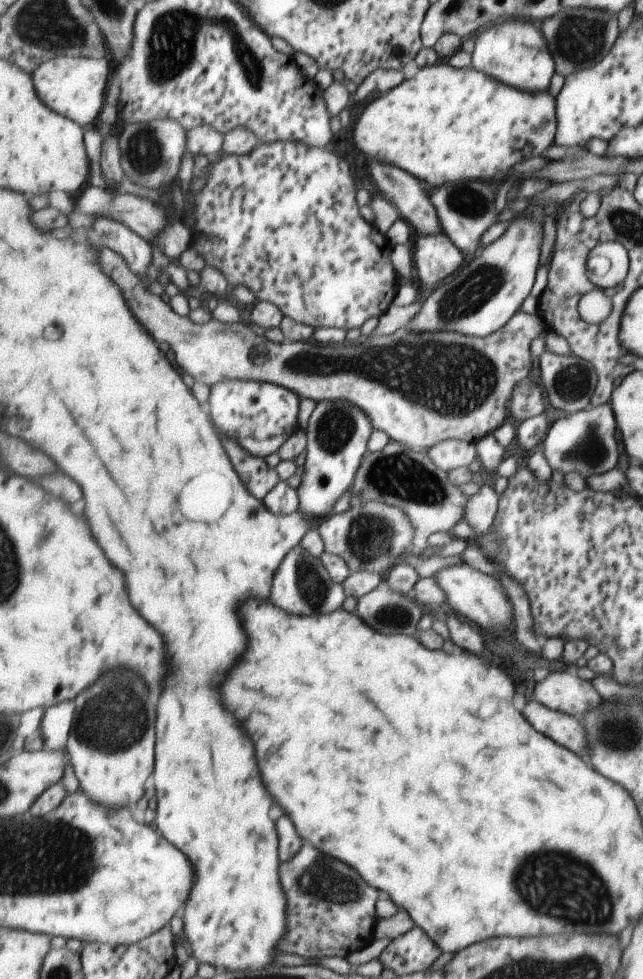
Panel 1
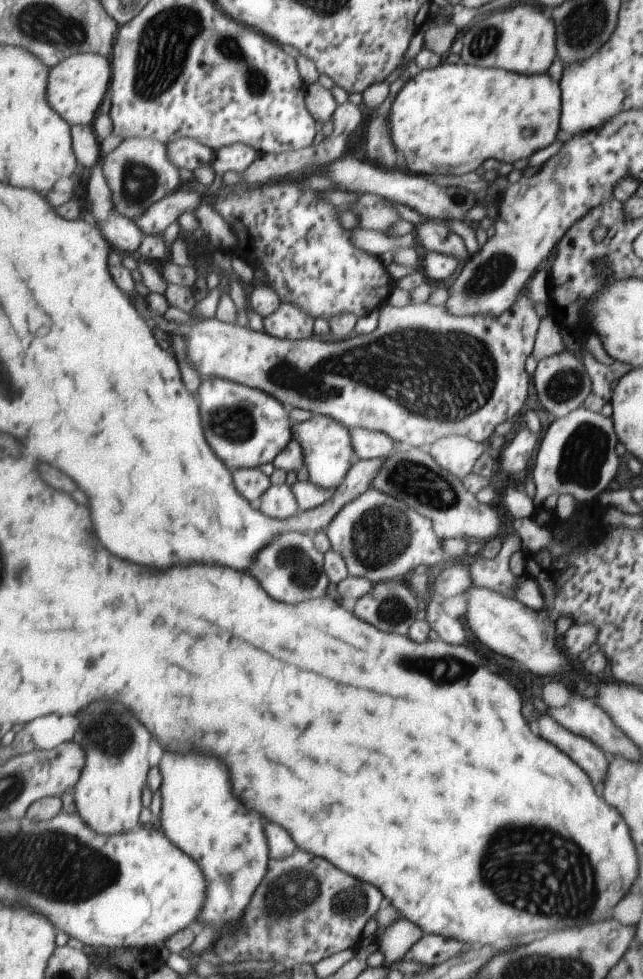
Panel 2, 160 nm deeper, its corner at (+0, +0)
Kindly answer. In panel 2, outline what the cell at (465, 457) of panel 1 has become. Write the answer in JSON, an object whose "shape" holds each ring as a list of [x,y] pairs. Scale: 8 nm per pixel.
{"shape":[[[448,435],[439,439],[430,450],[429,453],[445,470],[462,481],[473,472],[473,466],[485,452],[492,453],[492,448],[487,443],[459,435]]]}

